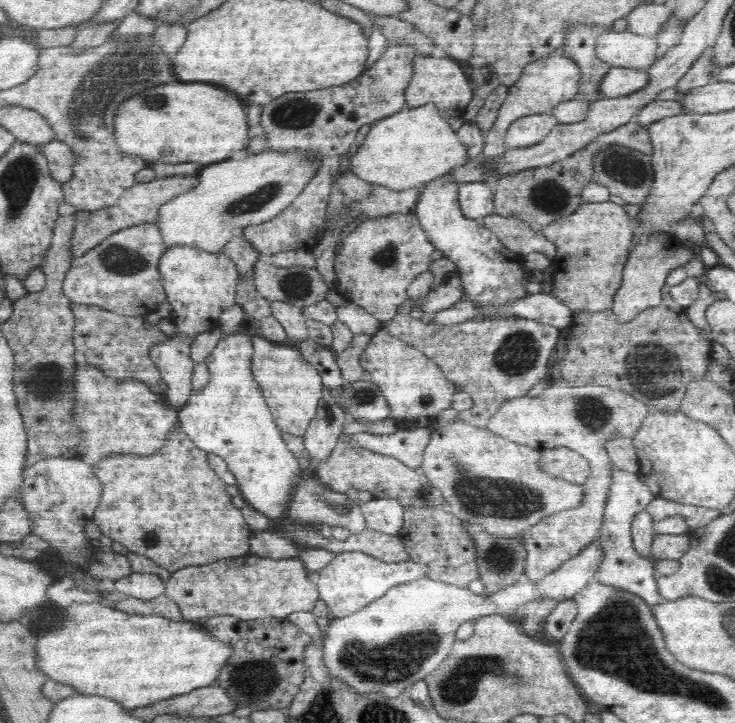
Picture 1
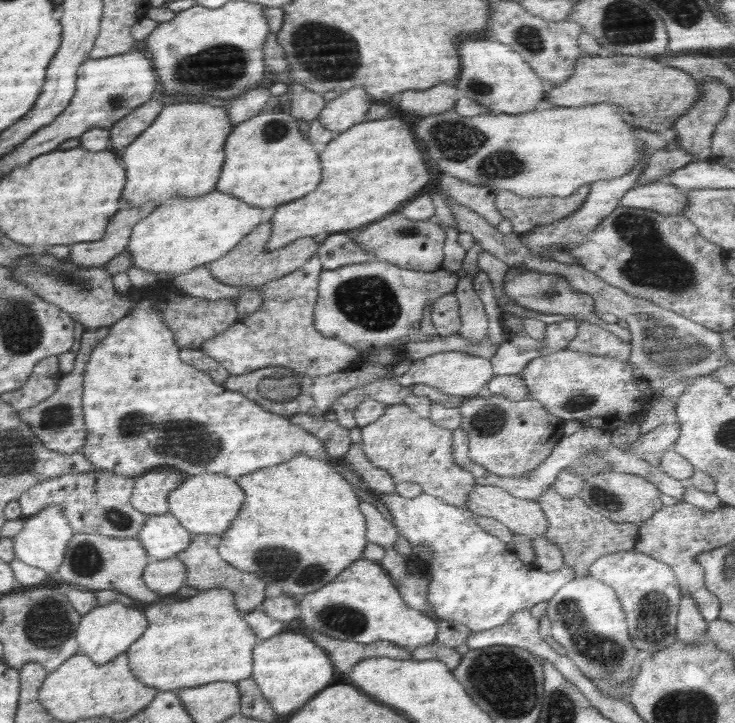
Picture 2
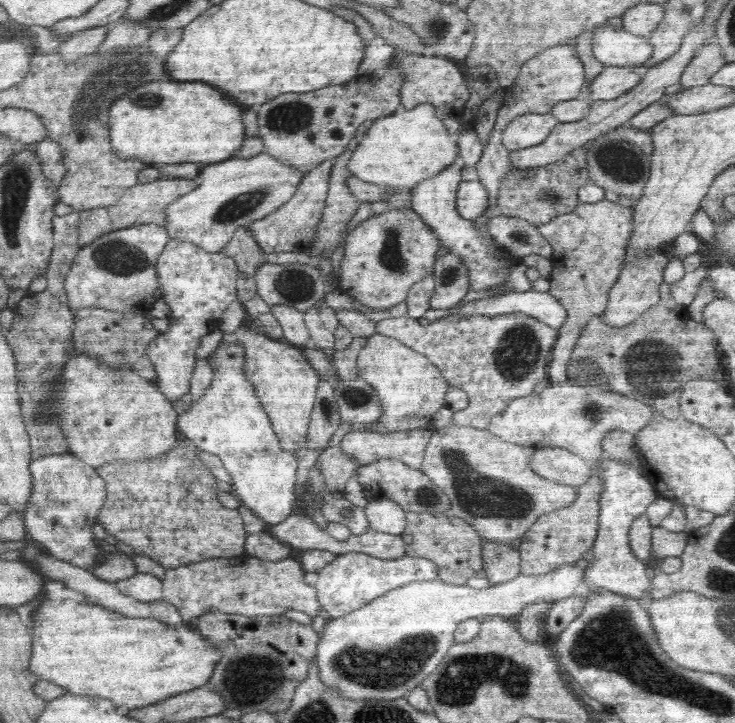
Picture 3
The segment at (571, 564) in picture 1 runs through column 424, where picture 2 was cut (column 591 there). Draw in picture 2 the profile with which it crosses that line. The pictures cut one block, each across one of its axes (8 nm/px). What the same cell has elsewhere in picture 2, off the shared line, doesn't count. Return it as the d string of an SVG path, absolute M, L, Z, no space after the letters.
M590 576L573 578L546 604L547 617L552 624L552 638L566 650L565 655L583 672L584 676L608 681L608 684L632 682L632 678L640 670L642 653L632 644L631 637L628 636L628 626L624 620L626 614L614 590L608 587L608 584Z

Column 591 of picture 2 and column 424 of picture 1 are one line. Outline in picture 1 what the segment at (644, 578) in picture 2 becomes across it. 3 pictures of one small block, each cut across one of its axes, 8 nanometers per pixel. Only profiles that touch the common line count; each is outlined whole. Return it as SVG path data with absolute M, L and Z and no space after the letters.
M344 552L338 554L328 566L318 572L317 589L319 600L325 602L333 619L342 619L359 612L370 602L386 595L390 588L428 576L428 567L414 563L386 563L364 552Z

